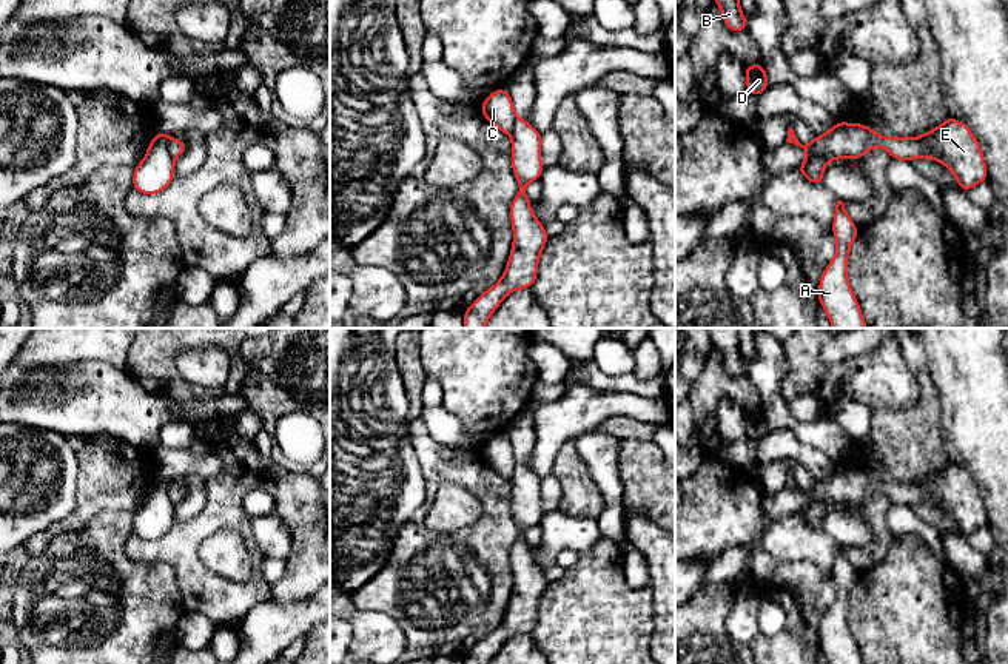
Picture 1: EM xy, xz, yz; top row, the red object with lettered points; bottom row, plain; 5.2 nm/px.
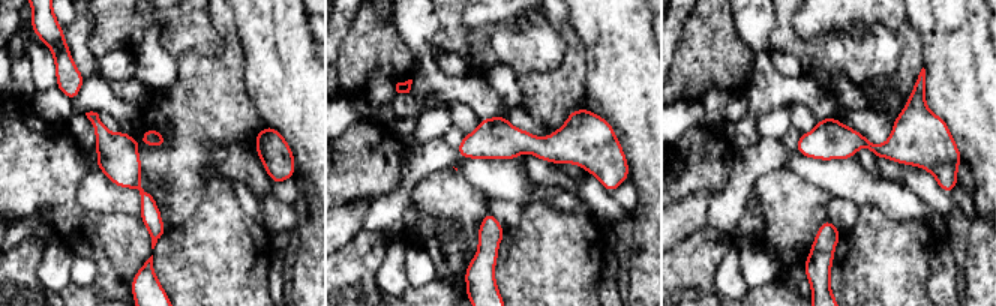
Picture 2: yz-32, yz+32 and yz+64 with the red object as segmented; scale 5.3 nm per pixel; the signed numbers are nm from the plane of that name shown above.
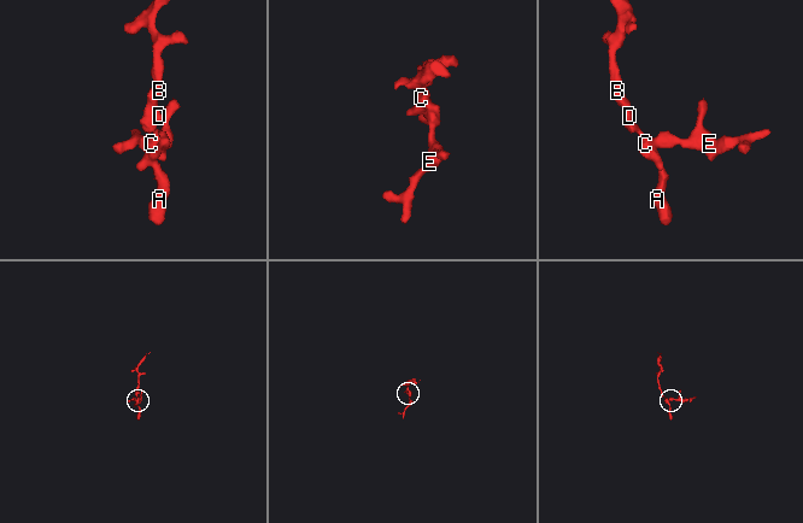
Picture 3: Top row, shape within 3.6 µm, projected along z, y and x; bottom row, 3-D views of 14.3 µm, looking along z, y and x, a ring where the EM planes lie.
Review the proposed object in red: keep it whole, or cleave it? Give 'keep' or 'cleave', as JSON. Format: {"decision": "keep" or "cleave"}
{"decision": "cleave"}

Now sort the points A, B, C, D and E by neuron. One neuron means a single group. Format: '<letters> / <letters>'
A B C D / E

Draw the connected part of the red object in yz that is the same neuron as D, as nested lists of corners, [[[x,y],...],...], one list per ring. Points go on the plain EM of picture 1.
[[[752,408],[744,414],[746,436],[757,442],[768,436],[768,419],[760,408]]]

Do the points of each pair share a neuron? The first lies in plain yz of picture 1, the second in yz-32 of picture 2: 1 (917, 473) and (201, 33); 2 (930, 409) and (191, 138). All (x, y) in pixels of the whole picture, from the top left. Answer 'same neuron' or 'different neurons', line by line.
1: different neurons
2: same neuron

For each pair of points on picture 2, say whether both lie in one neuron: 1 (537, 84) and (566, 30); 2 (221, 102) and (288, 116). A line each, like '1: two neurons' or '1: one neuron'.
1: one neuron
2: two neurons

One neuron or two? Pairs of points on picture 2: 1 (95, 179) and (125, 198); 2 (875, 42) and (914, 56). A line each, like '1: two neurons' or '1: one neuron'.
1: one neuron
2: two neurons

